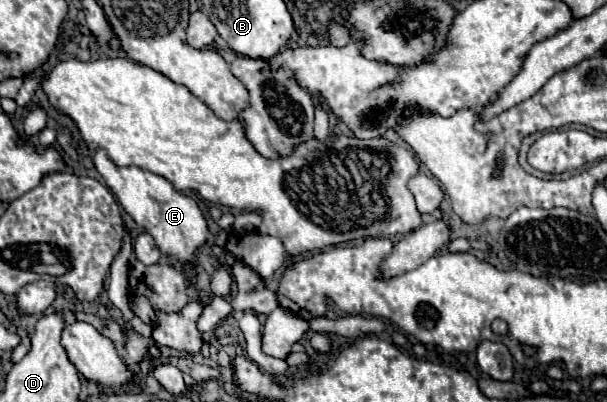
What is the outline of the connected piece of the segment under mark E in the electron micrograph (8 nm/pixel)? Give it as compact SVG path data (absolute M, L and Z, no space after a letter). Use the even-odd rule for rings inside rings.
M95 149L93 163L95 163L95 169L99 171L99 175L105 179L107 187L113 191L113 195L121 203L121 207L133 217L135 223L139 223L141 227L147 229L149 235L153 235L161 253L179 257L179 263L193 261L195 249L201 243L205 243L205 239L207 239L207 221L205 221L199 205L191 197L175 191L169 181L165 181L163 177L159 177L151 171L145 171L135 165L117 167L109 159L105 149Z

